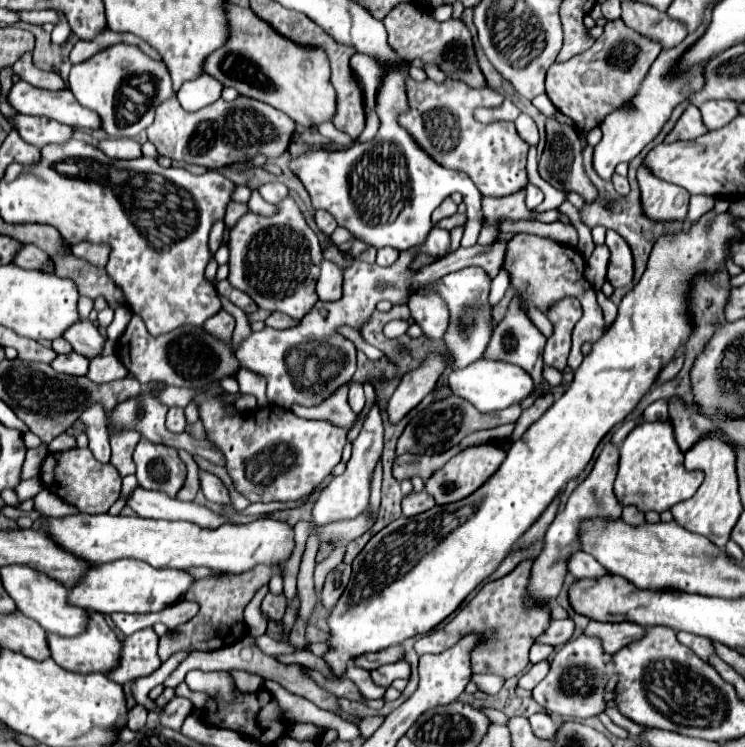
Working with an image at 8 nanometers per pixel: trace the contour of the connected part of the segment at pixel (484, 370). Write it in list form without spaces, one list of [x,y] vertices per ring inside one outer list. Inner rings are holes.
[[[482,357],[478,361],[474,361],[472,365],[468,365],[466,369],[454,369],[448,375],[448,387],[454,395],[470,401],[478,411],[484,413],[492,413],[492,411],[500,411],[506,409],[508,405],[520,403],[524,397],[530,395],[532,391],[532,377],[520,369],[518,365],[510,365],[504,361],[494,361],[488,357]]]

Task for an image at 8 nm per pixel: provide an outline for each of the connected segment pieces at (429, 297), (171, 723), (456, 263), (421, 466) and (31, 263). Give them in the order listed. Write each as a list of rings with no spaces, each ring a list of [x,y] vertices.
[[[428,289],[422,293],[414,293],[414,297],[408,299],[410,313],[414,321],[422,327],[424,335],[430,339],[440,339],[446,333],[448,323],[448,309],[446,303],[442,303],[442,297]]]
[[[174,697],[162,711],[160,711],[160,723],[164,727],[170,727],[170,729],[176,729],[180,731],[182,723],[184,723],[184,717],[190,715],[192,711],[192,703],[188,699],[180,699],[180,697]]]
[[[494,241],[488,247],[482,247],[482,245],[474,245],[474,247],[468,247],[468,249],[460,247],[456,253],[450,253],[450,255],[442,257],[440,261],[420,269],[412,277],[410,293],[438,281],[440,277],[444,277],[444,275],[448,275],[452,271],[464,269],[464,267],[470,267],[470,265],[478,265],[484,271],[486,269],[498,269],[500,271],[500,265],[504,261],[504,251],[506,251],[506,243],[500,243],[500,241]]]
[[[456,445],[452,449],[448,449],[446,453],[440,455],[412,455],[412,453],[404,453],[400,457],[394,459],[392,465],[392,475],[396,481],[404,481],[410,479],[414,475],[422,477],[424,481],[442,465],[446,465],[454,455],[458,455],[460,451],[464,451],[468,445]]]
[[[24,243],[22,249],[16,253],[14,257],[14,265],[20,265],[22,269],[38,269],[48,261],[48,255],[42,253],[42,249],[38,249],[32,243]]]

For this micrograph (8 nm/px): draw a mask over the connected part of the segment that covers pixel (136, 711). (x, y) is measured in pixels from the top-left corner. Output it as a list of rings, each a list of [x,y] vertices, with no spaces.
[[[134,705],[134,707],[130,709],[130,713],[128,713],[126,727],[128,727],[130,731],[140,731],[140,729],[144,727],[144,723],[146,723],[146,715],[148,715],[148,711],[146,711],[142,705]]]

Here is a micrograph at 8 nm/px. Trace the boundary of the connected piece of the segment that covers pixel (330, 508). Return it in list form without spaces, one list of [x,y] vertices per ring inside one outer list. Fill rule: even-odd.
[[[374,403],[370,407],[368,415],[364,417],[360,435],[352,443],[354,449],[352,449],[352,457],[348,461],[346,471],[340,477],[336,477],[326,489],[322,489],[320,497],[316,499],[316,503],[312,507],[312,523],[314,525],[326,525],[326,523],[334,523],[334,521],[340,521],[340,519],[354,519],[368,507],[370,477],[372,477],[374,465],[378,463],[378,459],[382,455],[382,443],[384,443],[384,427],[382,427],[380,409]]]

